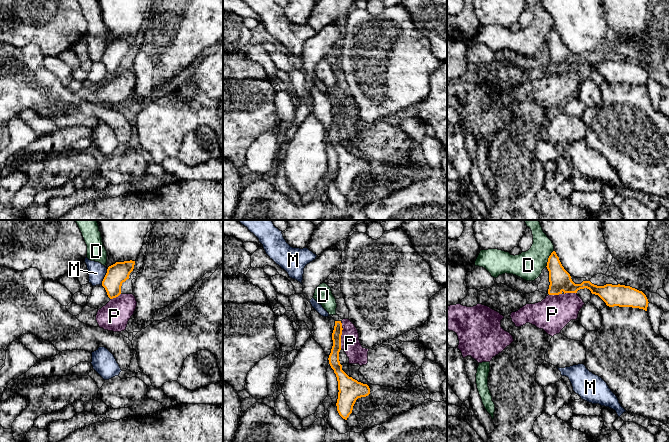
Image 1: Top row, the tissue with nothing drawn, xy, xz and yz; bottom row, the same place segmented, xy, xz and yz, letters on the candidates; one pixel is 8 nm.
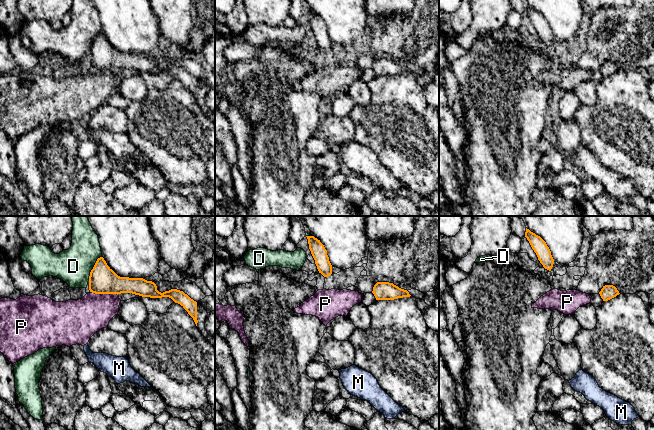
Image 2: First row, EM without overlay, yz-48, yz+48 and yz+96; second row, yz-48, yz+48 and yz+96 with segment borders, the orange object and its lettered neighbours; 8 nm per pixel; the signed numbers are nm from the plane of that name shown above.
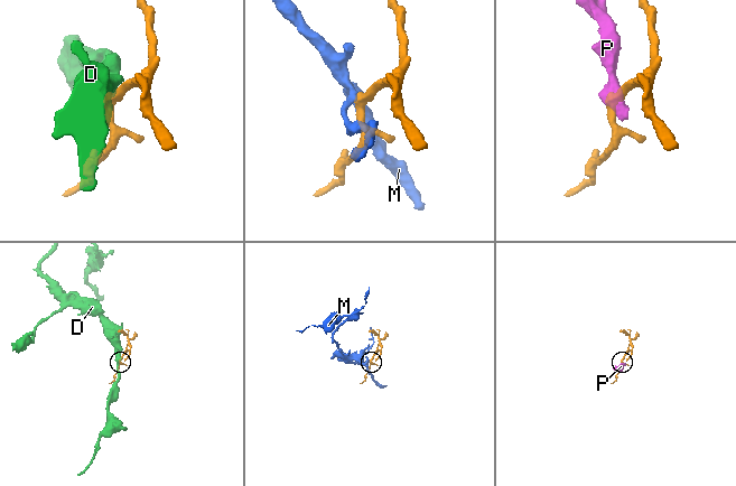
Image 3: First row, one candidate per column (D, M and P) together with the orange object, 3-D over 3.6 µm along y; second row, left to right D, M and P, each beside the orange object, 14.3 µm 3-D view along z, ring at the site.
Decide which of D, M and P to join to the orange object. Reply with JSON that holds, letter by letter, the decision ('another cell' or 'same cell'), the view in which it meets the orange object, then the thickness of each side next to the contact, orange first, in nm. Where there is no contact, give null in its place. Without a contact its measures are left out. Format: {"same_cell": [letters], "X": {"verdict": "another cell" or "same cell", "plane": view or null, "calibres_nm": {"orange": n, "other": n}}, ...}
{"same_cell": [], "D": {"verdict": "another cell", "plane": "yz", "calibres_nm": {"orange": 180, "other": 220}}, "M": {"verdict": "another cell", "plane": "xy", "calibres_nm": {"orange": 160, "other": 140}}, "P": {"verdict": "another cell", "plane": "xz", "calibres_nm": {"orange": 90, "other": 160}}}

